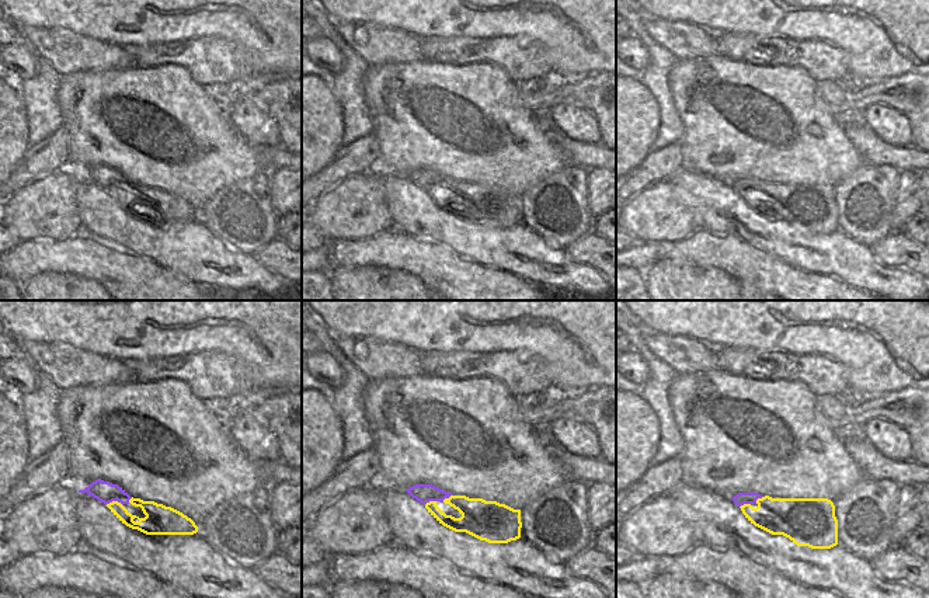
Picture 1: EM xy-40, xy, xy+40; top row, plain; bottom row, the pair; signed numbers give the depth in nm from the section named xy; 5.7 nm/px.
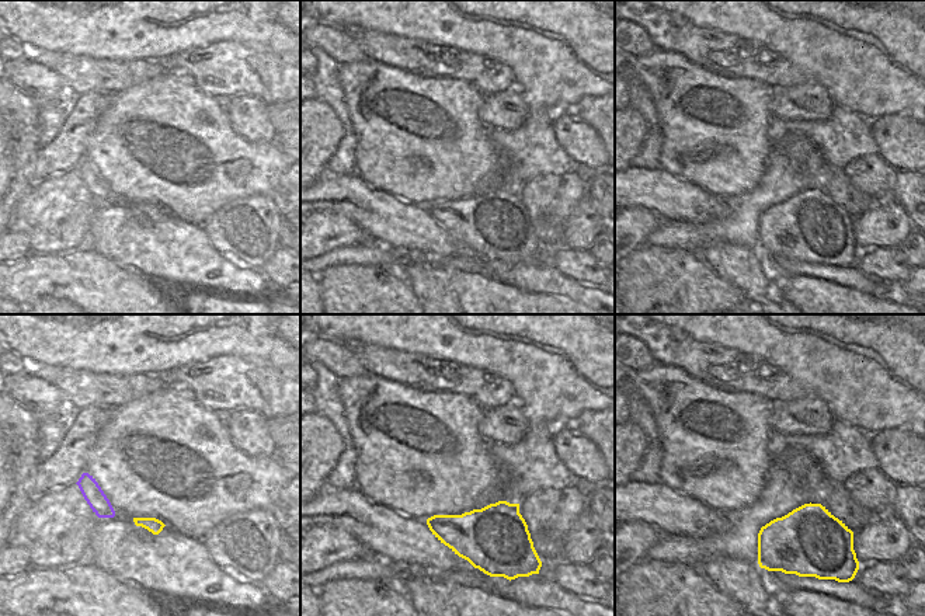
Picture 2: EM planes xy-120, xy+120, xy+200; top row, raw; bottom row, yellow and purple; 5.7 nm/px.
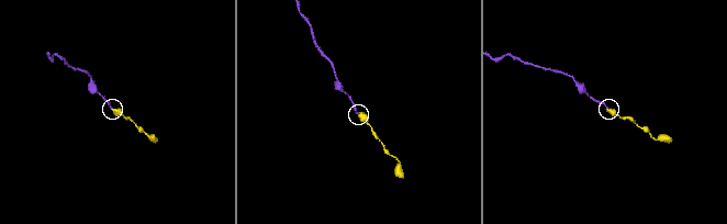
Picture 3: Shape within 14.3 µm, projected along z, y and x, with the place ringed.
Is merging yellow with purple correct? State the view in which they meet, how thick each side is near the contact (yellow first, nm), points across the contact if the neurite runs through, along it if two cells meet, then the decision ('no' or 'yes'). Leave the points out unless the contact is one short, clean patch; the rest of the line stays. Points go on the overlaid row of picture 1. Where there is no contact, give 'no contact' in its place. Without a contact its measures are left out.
contact in xy-40; calibres 120 and 120 nm; way xy-40 (155, 513), (134, 524), (114, 501), (104, 492); yes

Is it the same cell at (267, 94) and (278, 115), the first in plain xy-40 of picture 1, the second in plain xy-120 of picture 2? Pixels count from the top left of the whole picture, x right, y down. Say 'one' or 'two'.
one

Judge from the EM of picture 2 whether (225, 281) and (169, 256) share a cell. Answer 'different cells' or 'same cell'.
same cell

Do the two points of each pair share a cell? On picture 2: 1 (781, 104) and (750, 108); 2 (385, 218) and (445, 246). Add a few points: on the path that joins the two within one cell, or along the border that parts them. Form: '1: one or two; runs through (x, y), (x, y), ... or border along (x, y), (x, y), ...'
1: two; border along (772, 86), (769, 97), (771, 115)
2: one; runs through (400, 225), (410, 228), (430, 242)

